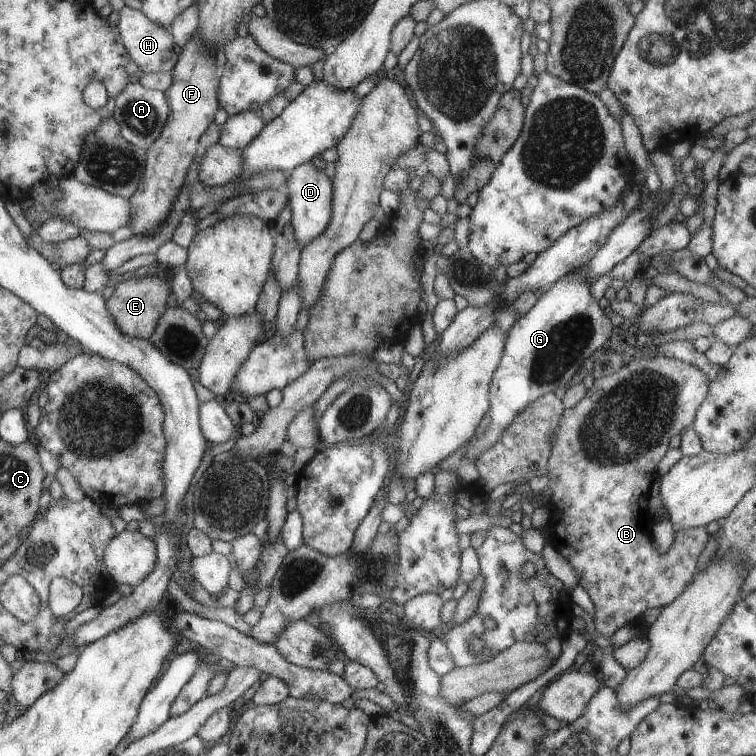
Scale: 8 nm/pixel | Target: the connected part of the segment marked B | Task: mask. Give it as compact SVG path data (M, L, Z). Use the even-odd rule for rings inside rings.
M656 356L653 358L637 358L630 362L623 364L617 372L594 380L592 386L586 390L585 396L577 402L575 406L564 409L561 418L556 427L555 442L550 450L549 458L546 462L546 476L548 478L547 488L551 492L548 499L548 507L551 511L552 518L550 520L549 528L551 530L551 541L559 540L559 544L563 544L561 548L565 550L557 550L565 556L565 562L573 568L573 572L577 574L578 588L589 595L593 603L592 618L594 622L595 632L601 634L605 638L610 637L615 630L621 628L634 621L637 617L641 617L645 610L649 608L659 608L667 606L685 586L693 580L695 574L695 564L697 556L703 550L707 542L707 531L705 527L695 527L691 529L677 529L676 538L671 546L671 550L657 554L651 546L650 533L653 525L653 516L650 514L647 506L648 490L653 478L657 476L656 467L657 462L663 458L663 454L669 447L669 438L674 434L680 434L686 427L689 427L693 422L695 410L707 394L708 378L704 372L696 365L675 360L674 358L667 358Z

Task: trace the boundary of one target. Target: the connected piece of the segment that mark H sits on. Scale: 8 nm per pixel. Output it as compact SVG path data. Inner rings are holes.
M127 5L117 11L117 32L121 36L121 42L125 48L127 56L131 62L135 62L139 73L154 73L161 71L171 71L178 58L173 53L173 40L170 30L165 30L165 26L149 22L145 14Z

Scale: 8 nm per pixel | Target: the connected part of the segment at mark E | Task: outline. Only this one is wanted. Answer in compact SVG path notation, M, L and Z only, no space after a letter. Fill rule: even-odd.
M148 269L117 280L114 288L111 296L105 300L105 308L109 310L109 316L113 318L115 326L127 338L148 339L153 334L153 328L163 316L166 307L171 304L172 291L169 281L158 277L151 269Z

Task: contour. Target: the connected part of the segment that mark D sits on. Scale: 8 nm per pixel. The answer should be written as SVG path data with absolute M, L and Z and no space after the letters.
M314 160L297 164L284 184L289 198L291 228L293 228L295 242L302 246L317 238L317 235L325 230L331 214L331 181L323 170L315 167L316 164Z

